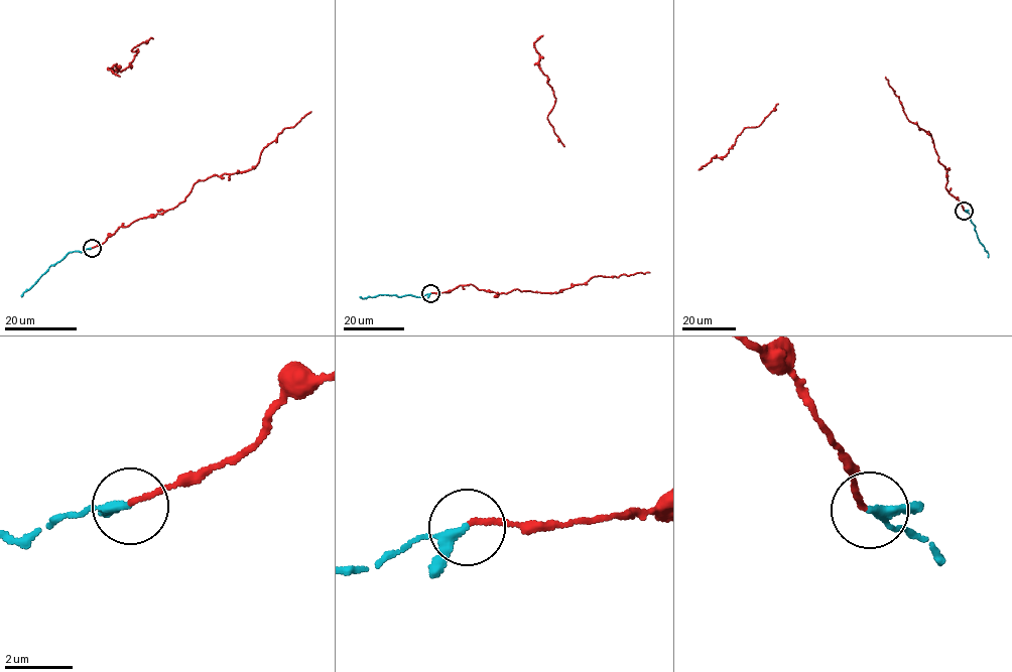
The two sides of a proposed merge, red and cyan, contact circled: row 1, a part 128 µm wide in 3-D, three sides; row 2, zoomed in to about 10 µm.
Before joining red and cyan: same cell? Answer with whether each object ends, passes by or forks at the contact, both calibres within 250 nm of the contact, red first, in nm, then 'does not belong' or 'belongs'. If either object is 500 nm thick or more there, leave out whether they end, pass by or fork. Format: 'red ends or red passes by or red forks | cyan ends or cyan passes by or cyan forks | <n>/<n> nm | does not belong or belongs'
red ends | cyan passes by | 130/200 nm | belongs

